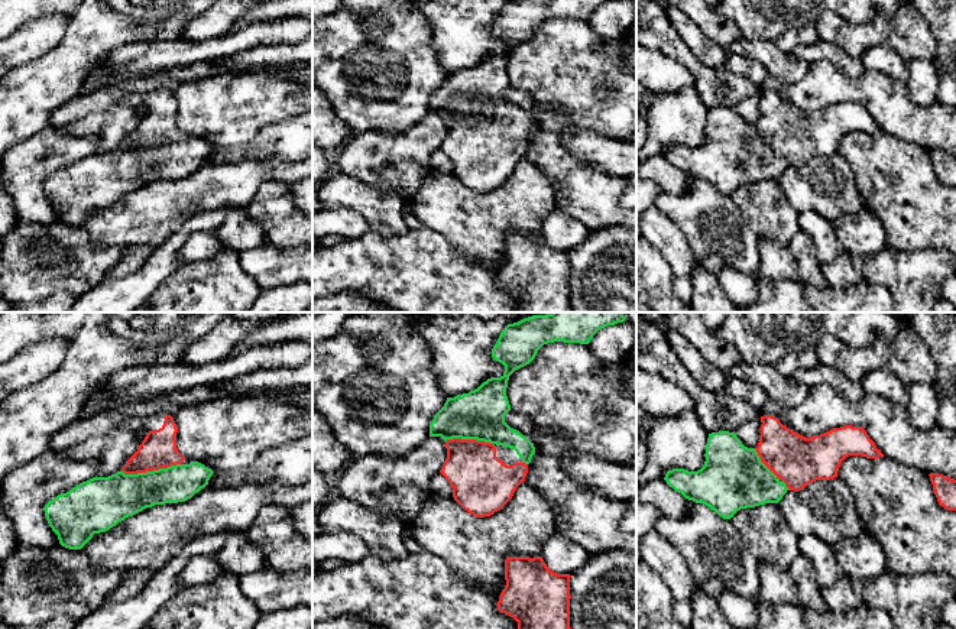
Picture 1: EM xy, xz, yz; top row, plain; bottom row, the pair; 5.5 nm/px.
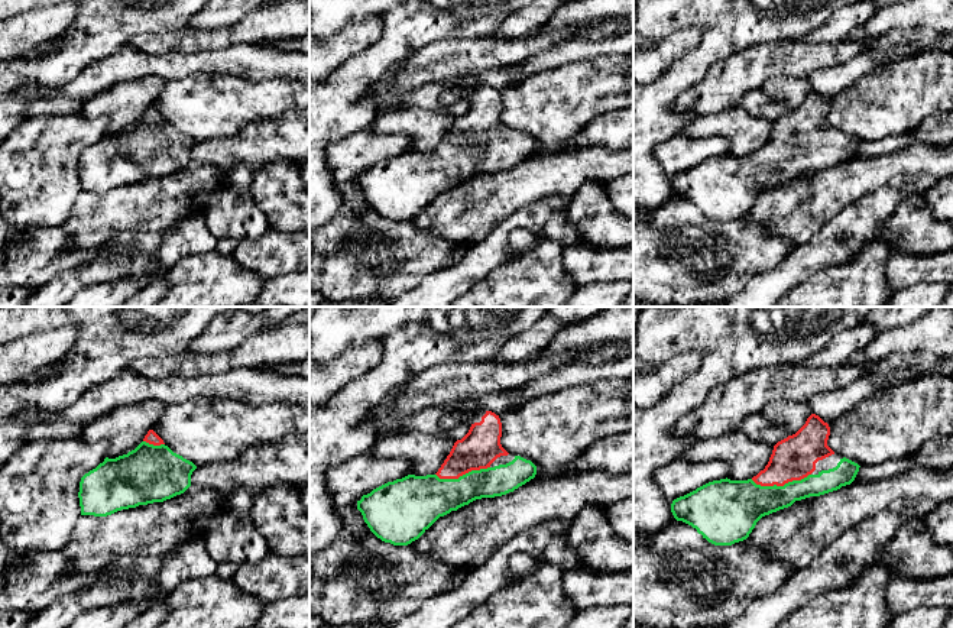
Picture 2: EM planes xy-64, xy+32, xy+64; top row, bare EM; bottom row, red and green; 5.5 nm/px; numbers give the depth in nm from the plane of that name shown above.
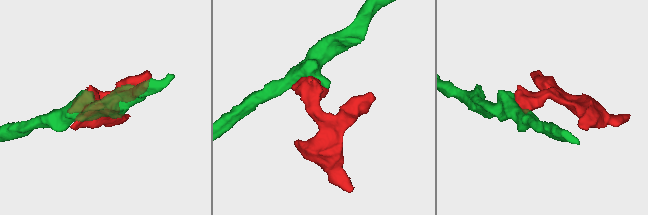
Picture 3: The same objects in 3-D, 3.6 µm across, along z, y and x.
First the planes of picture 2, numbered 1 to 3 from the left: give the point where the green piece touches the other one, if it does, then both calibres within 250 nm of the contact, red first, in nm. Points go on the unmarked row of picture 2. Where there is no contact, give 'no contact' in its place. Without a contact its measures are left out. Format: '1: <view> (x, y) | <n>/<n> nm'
1: xy-64 (154, 120) | 70/320 nm
2: xy+32 (462, 151) | 220/260 nm
3: xy+64 (780, 161) | 240/280 nm

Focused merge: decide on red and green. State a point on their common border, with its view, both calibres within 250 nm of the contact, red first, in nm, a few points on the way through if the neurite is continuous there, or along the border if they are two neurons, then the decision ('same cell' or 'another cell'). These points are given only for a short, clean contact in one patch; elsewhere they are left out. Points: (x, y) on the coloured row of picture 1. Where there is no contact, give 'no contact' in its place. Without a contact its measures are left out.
contact xy (151, 470); calibres 200 and 260 nm; same cell

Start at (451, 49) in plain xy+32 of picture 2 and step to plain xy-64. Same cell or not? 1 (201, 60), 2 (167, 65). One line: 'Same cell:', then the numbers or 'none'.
Same cell: none

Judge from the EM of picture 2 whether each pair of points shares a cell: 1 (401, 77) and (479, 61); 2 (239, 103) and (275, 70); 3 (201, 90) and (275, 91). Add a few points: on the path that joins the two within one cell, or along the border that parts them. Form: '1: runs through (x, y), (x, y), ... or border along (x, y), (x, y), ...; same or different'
1: runs through (420, 68), (437, 61), (460, 61); same
2: border along (230, 73), (250, 78), (294, 80); different
3: runs through (220, 94), (256, 94); same

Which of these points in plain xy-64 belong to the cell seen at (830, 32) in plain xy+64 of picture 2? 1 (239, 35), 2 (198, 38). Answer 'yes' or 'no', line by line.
1: no
2: no

